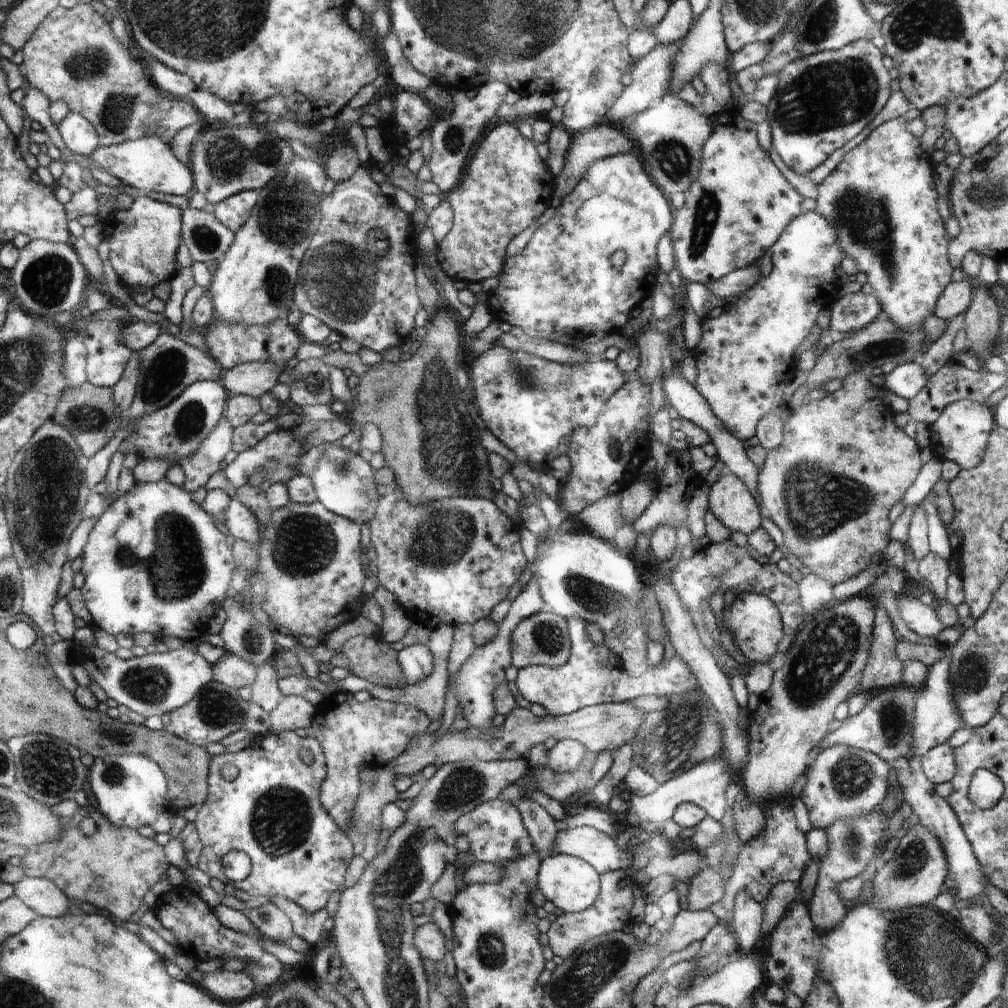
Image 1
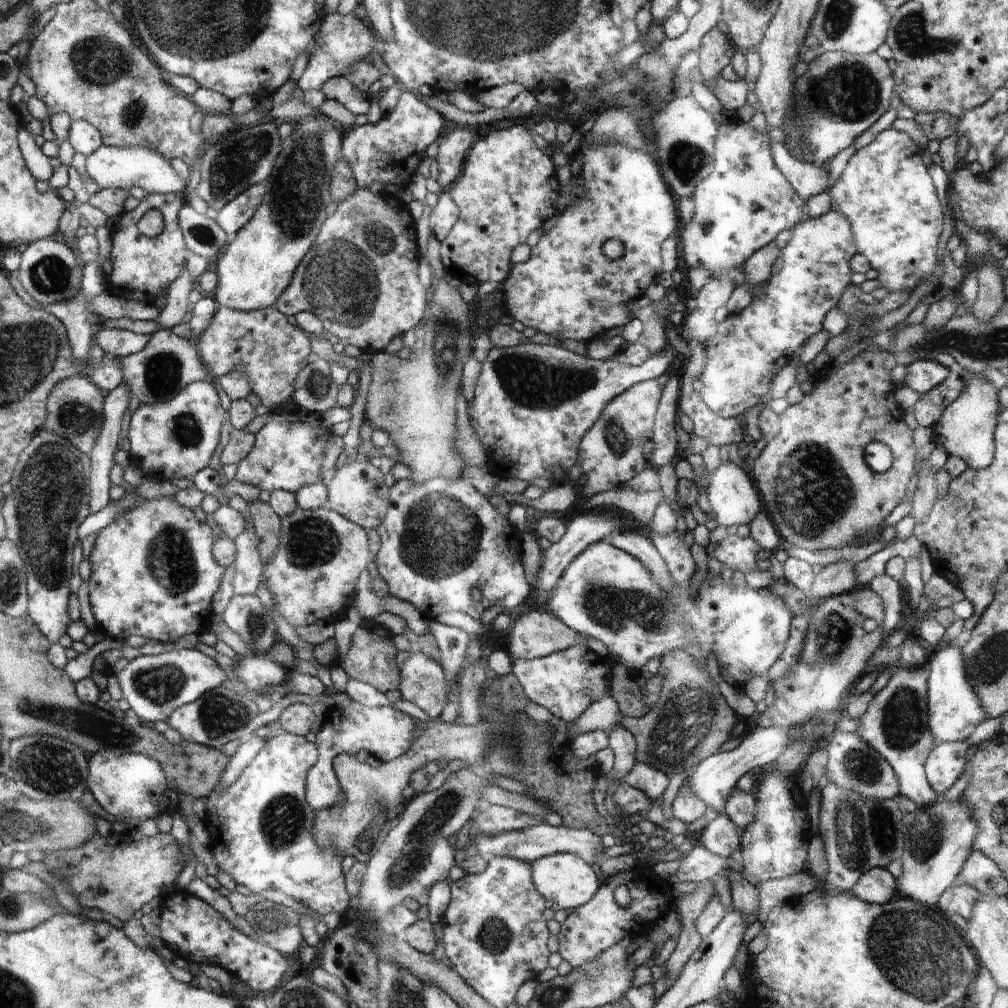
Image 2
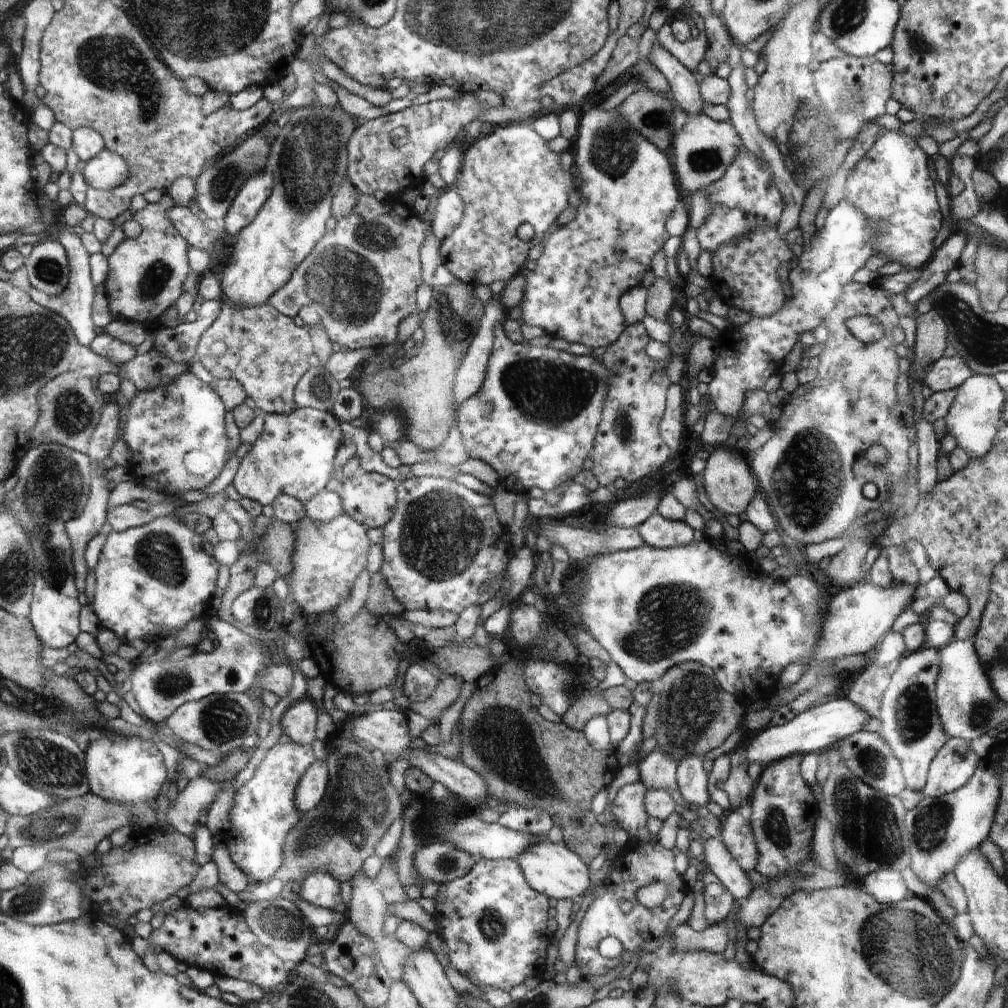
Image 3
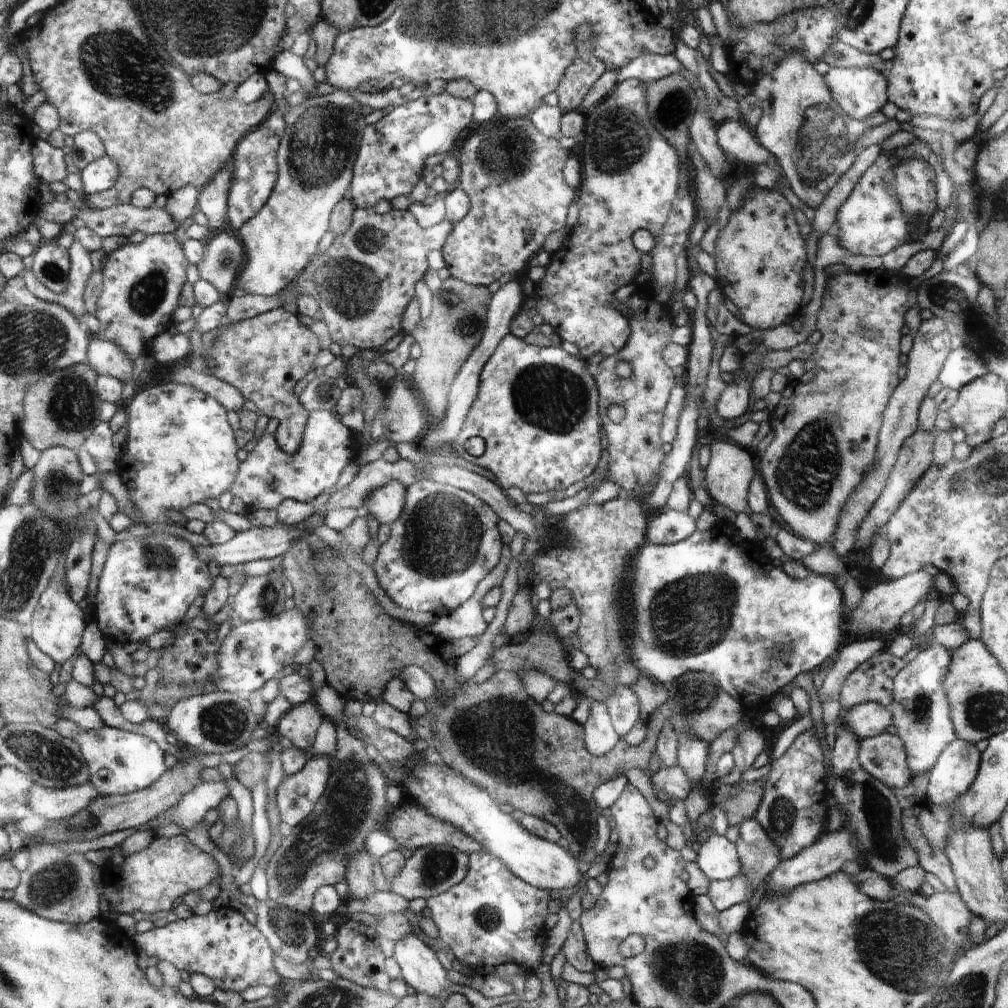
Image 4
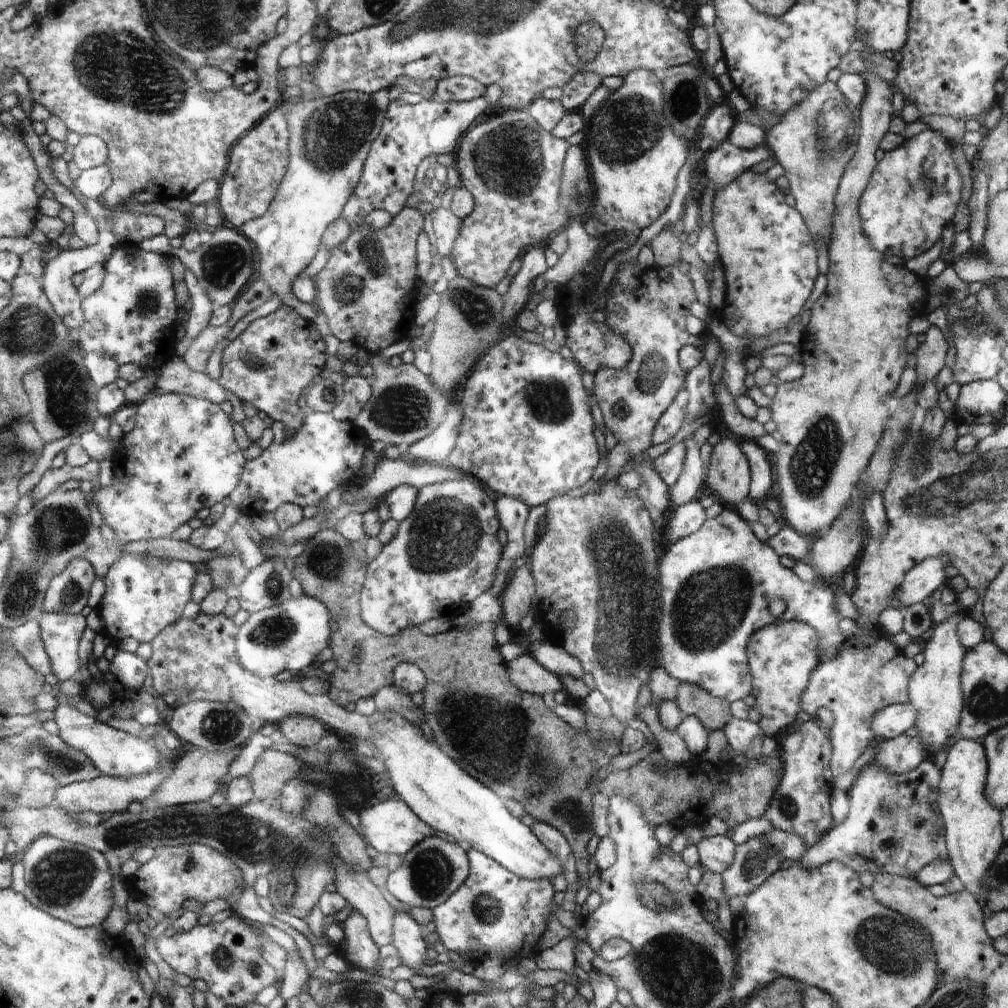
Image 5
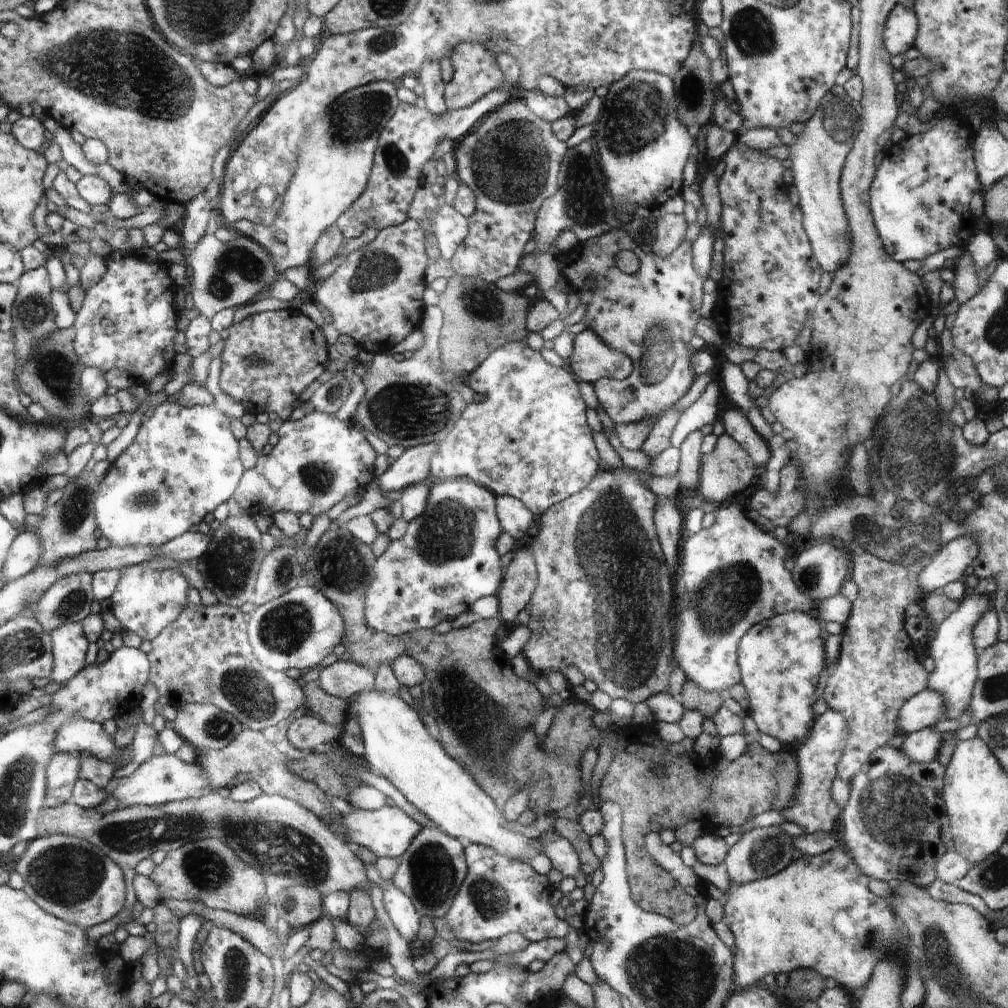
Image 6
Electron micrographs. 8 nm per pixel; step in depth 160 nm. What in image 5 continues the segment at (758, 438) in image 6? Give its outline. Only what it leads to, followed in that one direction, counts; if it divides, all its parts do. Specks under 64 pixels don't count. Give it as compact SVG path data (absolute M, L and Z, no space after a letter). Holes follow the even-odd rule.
M741 439L740 446L751 463L751 501L761 505L774 481L774 470L766 455L768 452L760 447L755 439Z

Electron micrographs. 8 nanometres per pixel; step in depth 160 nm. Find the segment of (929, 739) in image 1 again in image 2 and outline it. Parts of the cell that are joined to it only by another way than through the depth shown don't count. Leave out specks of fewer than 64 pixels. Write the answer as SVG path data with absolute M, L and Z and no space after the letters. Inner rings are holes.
M948 646L938 650L930 660L930 666L932 666L932 698L928 698L929 727L935 736L935 742L940 744L964 741L978 728L979 724L988 719L988 716L980 697L974 692L967 678L962 650L958 646Z

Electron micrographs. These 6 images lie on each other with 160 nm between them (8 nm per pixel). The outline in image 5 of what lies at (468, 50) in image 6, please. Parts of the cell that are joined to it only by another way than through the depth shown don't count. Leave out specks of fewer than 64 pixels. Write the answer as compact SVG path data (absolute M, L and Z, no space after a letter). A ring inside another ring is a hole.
M454 75L452 78L437 81L436 98L438 101L462 101L472 100L482 96L486 92L486 86L482 86L478 79L462 78L462 75Z

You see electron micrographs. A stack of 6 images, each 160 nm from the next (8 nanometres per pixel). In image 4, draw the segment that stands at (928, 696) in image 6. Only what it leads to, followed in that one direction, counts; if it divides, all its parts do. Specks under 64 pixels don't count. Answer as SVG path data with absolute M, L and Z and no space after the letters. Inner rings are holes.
M867 702L856 706L852 712L846 711L844 725L848 725L860 738L875 737L886 732L893 724L893 714L888 707L877 702Z

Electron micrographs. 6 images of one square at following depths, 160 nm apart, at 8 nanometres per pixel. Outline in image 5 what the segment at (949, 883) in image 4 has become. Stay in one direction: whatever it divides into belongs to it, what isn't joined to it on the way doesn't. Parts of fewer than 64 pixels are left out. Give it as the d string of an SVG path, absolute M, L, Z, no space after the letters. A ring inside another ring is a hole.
M930 759L924 760L910 774L894 774L894 776L886 768L880 768L878 763L872 762L853 780L850 794L847 792L849 815L846 820L835 826L816 844L808 846L806 854L796 863L800 863L803 867L815 867L837 860L858 873L870 871L873 875L888 873L912 877L924 870L926 864L936 859L948 859L947 843L944 844L944 820L936 812L936 802L934 802L938 794L938 780L940 780L940 768L932 764ZM908 780L910 780L910 788L908 788ZM882 798L888 798L888 806L882 804Z

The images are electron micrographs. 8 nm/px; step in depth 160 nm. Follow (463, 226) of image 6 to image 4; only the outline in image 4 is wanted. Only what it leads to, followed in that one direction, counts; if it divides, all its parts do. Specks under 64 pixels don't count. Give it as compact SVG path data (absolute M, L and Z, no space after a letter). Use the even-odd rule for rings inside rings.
M374 207L356 209L348 232L340 238L334 237L334 244L328 252L320 256L316 254L312 266L308 266L308 270L300 274L290 297L280 299L277 296L230 295L226 300L227 314L222 318L220 326L202 333L201 357L207 364L212 345L228 325L278 307L289 311L298 309L295 306L298 295L310 295L317 299L321 317L328 326L332 341L338 342L342 347L350 344L360 351L377 350L400 332L404 308L414 298L414 284L422 280L429 269L428 252L442 250L452 229L453 224L446 218L423 229L408 209L392 208L385 215L376 213Z

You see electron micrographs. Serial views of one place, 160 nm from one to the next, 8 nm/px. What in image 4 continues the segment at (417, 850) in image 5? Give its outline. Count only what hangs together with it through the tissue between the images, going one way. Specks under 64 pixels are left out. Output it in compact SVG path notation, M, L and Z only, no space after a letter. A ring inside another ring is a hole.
M428 845L416 849L406 859L403 869L389 882L389 890L403 896L406 900L415 898L438 897L446 894L459 882L462 882L470 870L470 856L448 845Z

